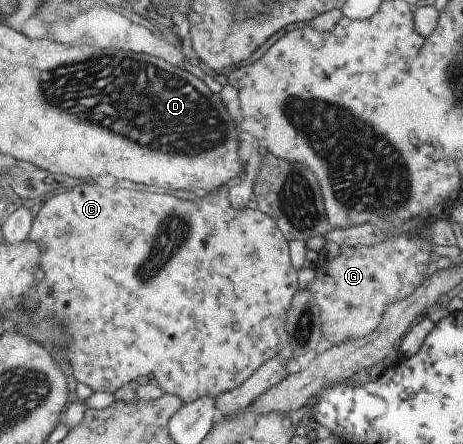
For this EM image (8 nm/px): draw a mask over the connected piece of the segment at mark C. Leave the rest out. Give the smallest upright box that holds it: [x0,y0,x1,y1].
[30,180,298,404]

